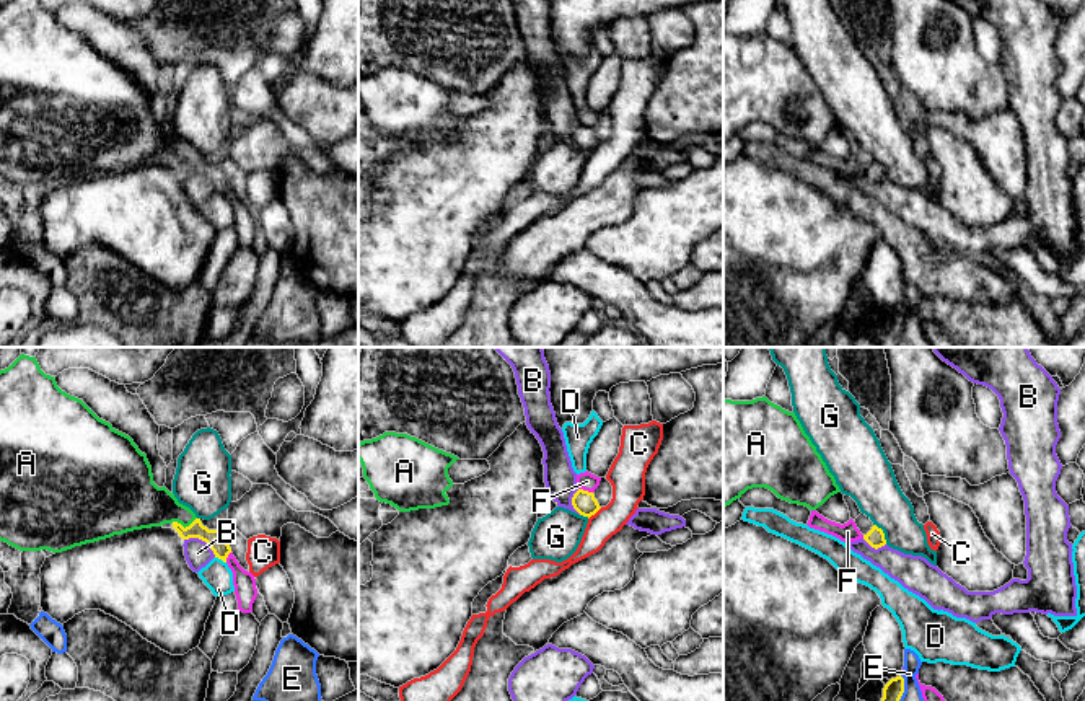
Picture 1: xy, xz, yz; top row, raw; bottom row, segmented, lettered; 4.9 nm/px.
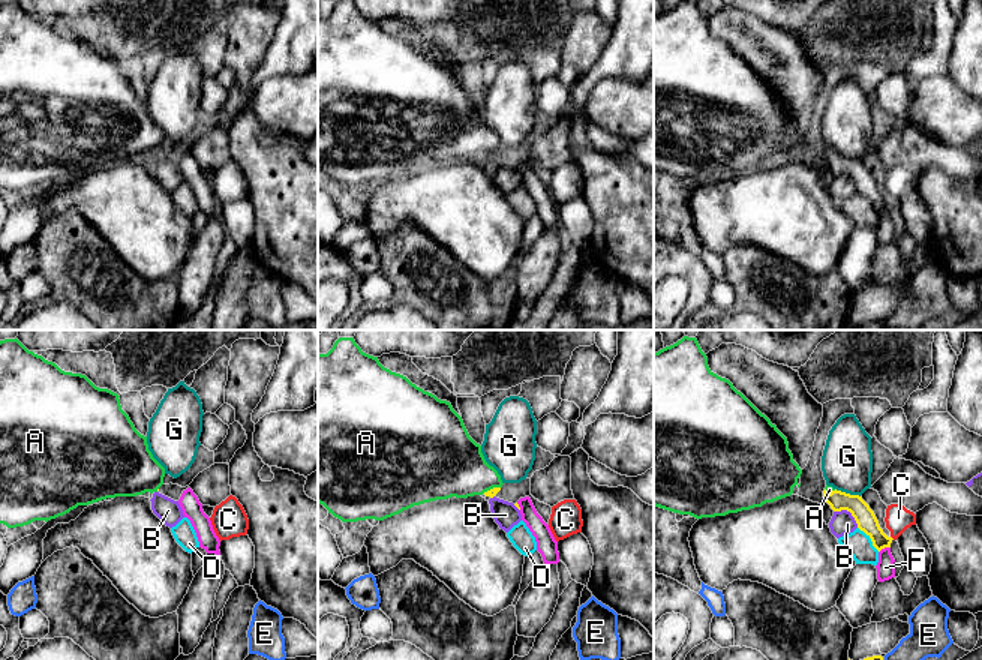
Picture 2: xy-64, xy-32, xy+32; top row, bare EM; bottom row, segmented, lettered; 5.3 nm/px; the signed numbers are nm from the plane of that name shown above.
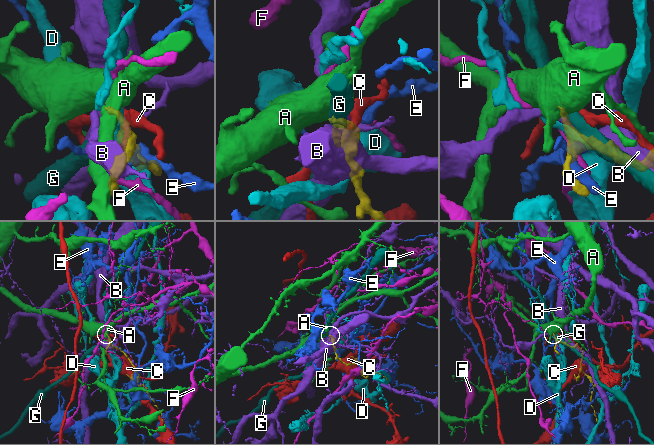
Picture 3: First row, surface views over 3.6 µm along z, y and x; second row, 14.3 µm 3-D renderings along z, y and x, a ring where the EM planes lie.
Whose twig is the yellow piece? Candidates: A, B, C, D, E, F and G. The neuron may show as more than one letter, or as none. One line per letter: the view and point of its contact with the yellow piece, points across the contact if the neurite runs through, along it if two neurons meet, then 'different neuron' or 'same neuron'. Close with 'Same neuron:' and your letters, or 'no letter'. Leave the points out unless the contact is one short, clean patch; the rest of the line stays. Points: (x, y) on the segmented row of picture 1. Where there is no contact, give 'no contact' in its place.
A: meets yellow in xy at (183, 527); runs through xy (214, 538), (193, 527), (183, 527), (163, 507), (139, 502); same neuron
B: meets yellow in xy at (202, 540); different neuron
C: meets yellow in xz at (595, 512); different neuron
D: meets yellow in xy at (220, 558); different neuron
E: meets yellow in yz at (903, 688); different neuron
F: meets yellow in xz at (585, 491); different neuron
G: meets yellow in yz at (883, 533); border along yz (874, 524), (882, 530), (887, 543); different neuron
Same neuron: A

